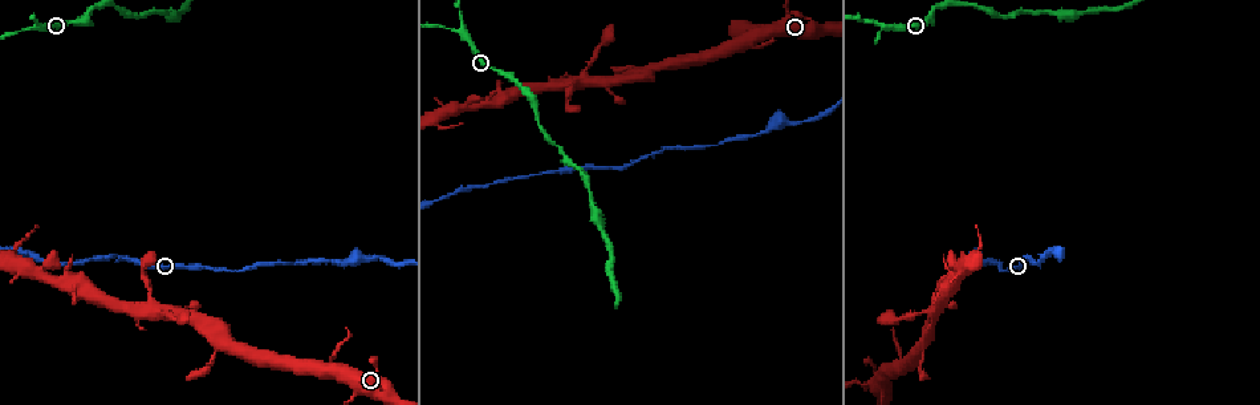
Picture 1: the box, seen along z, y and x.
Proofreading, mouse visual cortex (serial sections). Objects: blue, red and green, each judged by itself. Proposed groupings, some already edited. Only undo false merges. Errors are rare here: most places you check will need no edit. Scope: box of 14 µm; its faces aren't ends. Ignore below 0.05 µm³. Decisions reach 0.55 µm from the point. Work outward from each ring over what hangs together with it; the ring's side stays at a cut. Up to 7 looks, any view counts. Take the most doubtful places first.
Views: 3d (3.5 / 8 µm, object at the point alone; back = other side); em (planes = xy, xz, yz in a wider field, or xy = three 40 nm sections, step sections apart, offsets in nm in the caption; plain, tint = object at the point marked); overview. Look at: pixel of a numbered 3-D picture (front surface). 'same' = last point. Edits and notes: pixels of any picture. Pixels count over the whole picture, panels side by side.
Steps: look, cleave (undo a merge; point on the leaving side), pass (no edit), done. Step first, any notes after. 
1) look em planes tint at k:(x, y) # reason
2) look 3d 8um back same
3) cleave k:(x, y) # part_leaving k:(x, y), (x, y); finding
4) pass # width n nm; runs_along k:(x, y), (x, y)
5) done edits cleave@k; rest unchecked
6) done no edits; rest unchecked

look 3d 8um at 1:(464, 33) # a fork

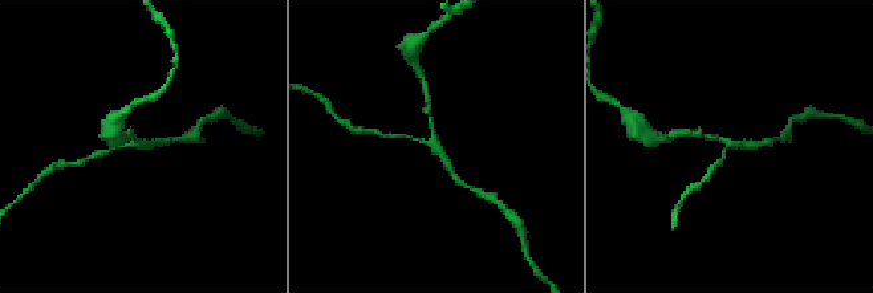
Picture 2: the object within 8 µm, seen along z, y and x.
look 3d 3.5um at 2:(137, 147) # zoom in

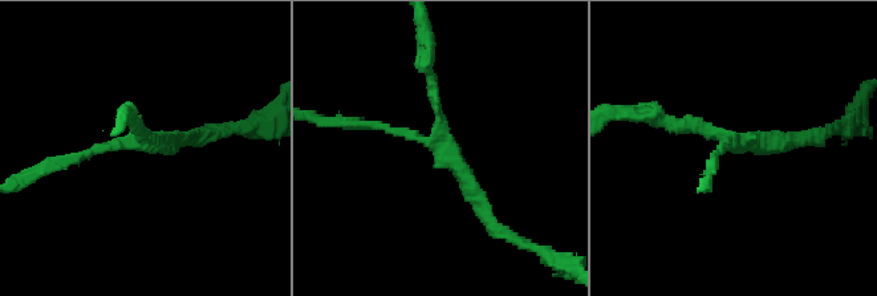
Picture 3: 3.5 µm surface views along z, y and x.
look em xy step 1 tint at 3:(438, 142) # now the EM

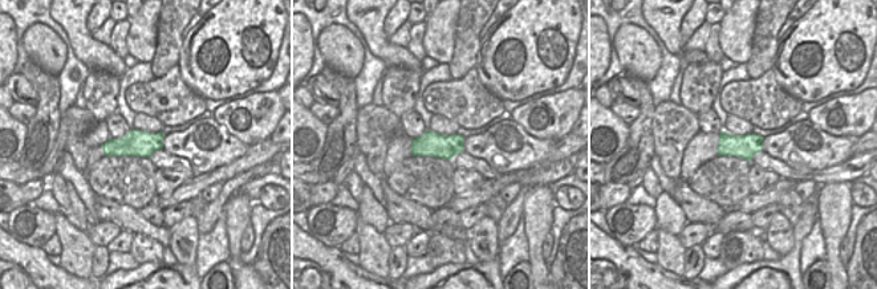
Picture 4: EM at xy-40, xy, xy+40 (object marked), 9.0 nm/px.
pass # arm_widths 150, 150, 200 nm; runs_along 3:(486, 214), (437, 142), (429, 68); continuous, no second cell

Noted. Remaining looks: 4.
look 3d 3.5um back at 1:(648, 69) # small branch off a trunk

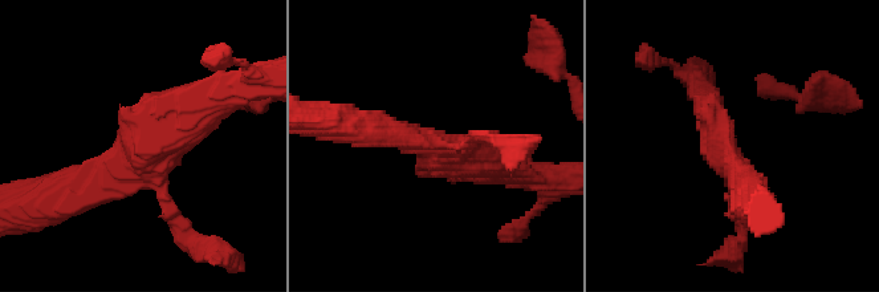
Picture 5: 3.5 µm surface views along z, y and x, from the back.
look em xy step 5 tint at 5:(729, 163)

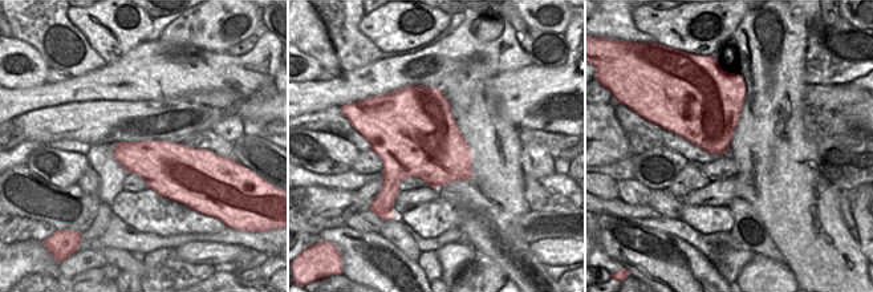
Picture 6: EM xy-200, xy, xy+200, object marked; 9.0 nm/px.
pass # runs_along 5:(64, 198), (125, 173), (203, 104); all the same cell

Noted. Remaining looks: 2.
look 3d 3.5um at 1:(582, 80) # four or more arms meet

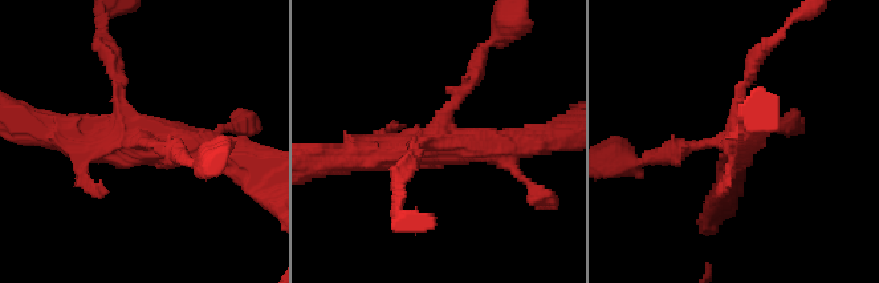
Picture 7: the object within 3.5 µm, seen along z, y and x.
look em planes tint at 7:(147, 143)

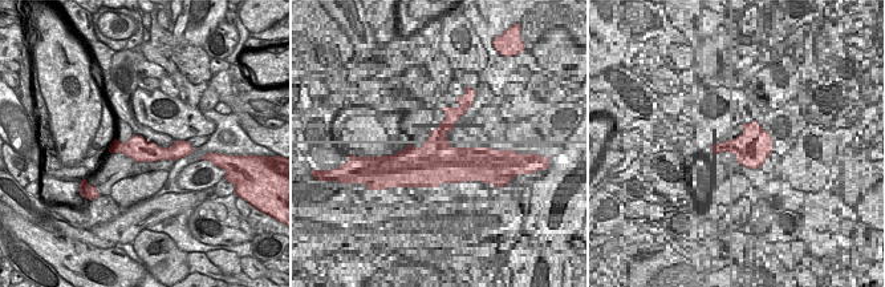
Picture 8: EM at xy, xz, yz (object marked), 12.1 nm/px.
pass # runs_along 7:(235, 161), (211, 145), (60, 133); continuous, no second cell

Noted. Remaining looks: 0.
done no edits; rest unchecked

